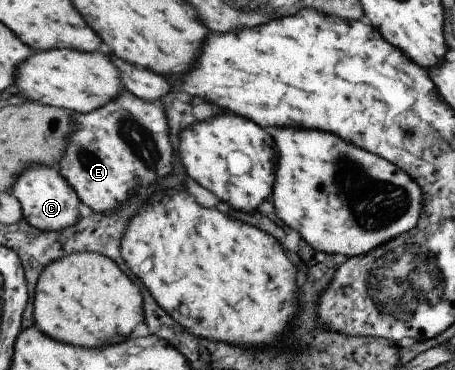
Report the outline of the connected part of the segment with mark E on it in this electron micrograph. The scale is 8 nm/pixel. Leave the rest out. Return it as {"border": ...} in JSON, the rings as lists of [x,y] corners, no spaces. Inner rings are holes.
{"border":[[[124,90],[104,107],[71,115],[76,131],[68,137],[57,172],[92,212],[106,215],[118,209],[139,187],[157,183],[172,171],[172,147],[162,101],[140,101]]]}

